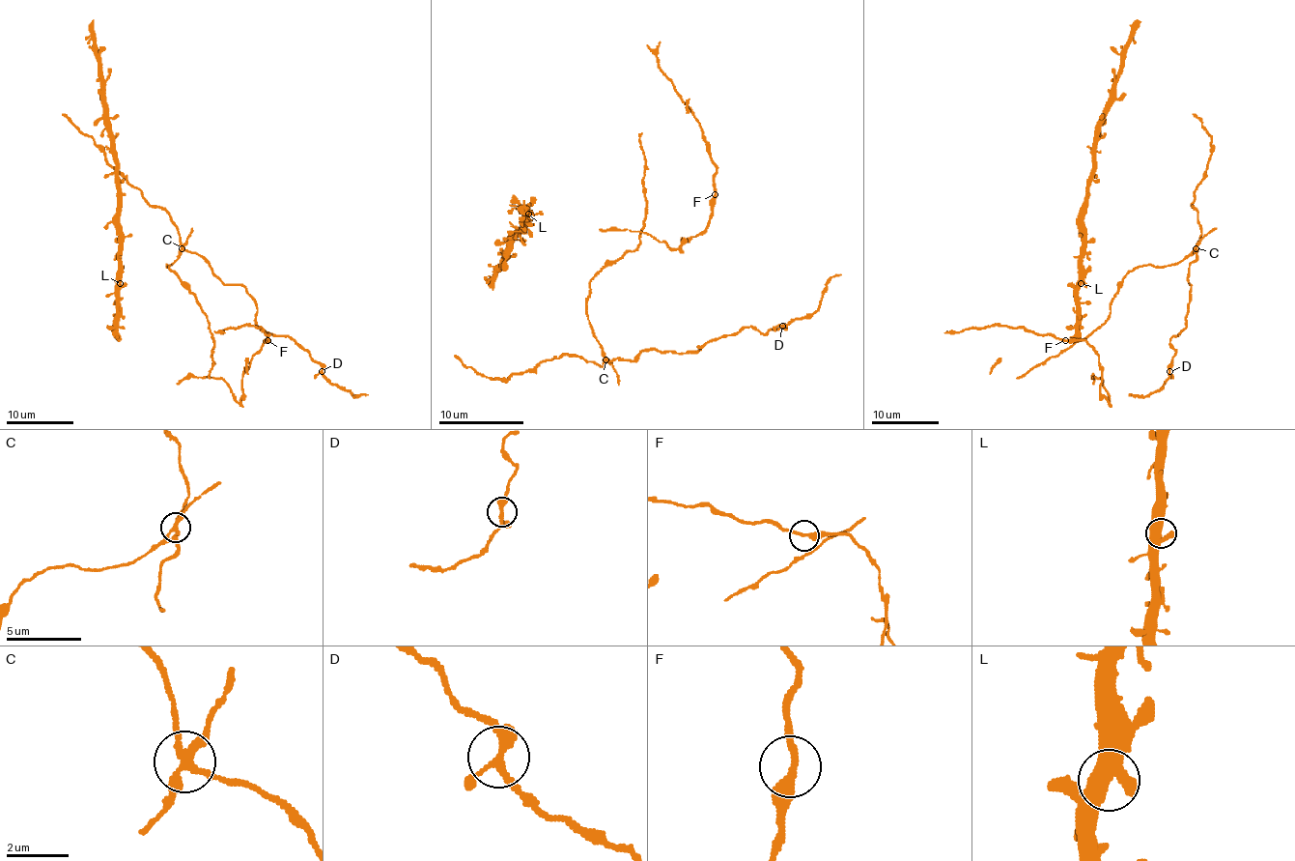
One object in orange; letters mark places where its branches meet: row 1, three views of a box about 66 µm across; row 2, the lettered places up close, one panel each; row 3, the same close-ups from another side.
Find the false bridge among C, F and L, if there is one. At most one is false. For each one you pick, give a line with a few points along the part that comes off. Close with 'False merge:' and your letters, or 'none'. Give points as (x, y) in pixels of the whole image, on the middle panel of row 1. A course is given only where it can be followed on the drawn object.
C: (606, 359), (683, 354), (754, 326), (786, 326), (818, 309), (822, 290), (841, 275)
False merge: C

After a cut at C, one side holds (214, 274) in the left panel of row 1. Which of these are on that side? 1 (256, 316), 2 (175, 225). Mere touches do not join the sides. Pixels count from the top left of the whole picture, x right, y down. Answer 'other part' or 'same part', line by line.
1: same part
2: same part

